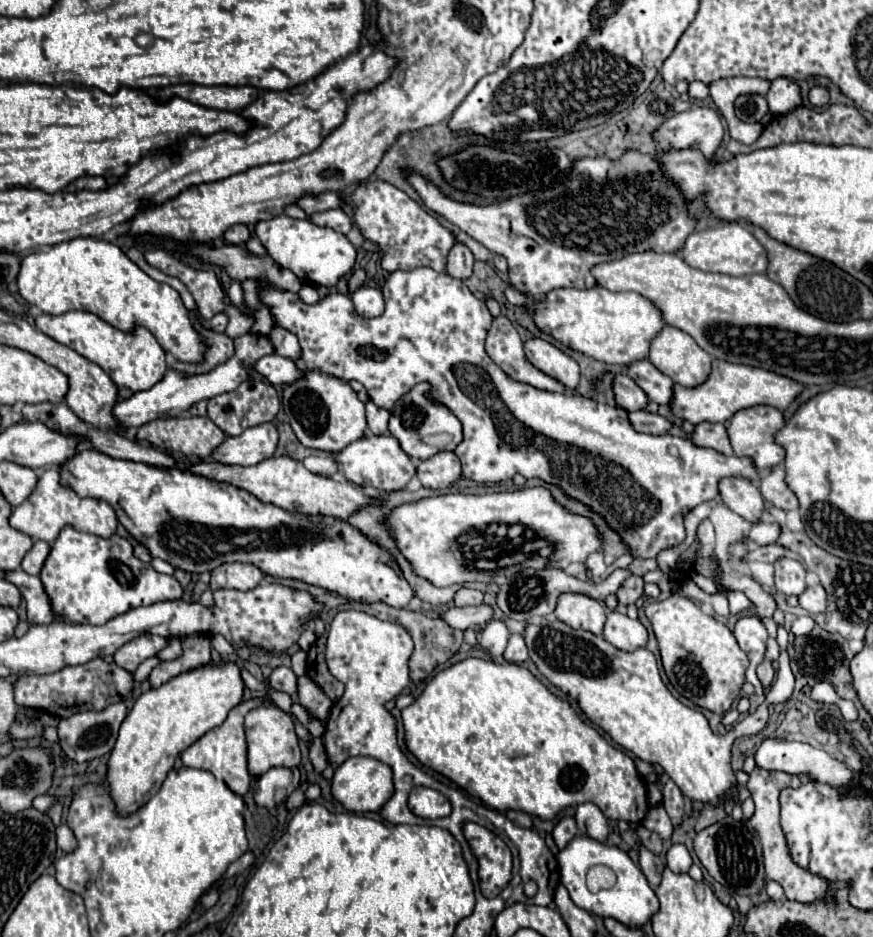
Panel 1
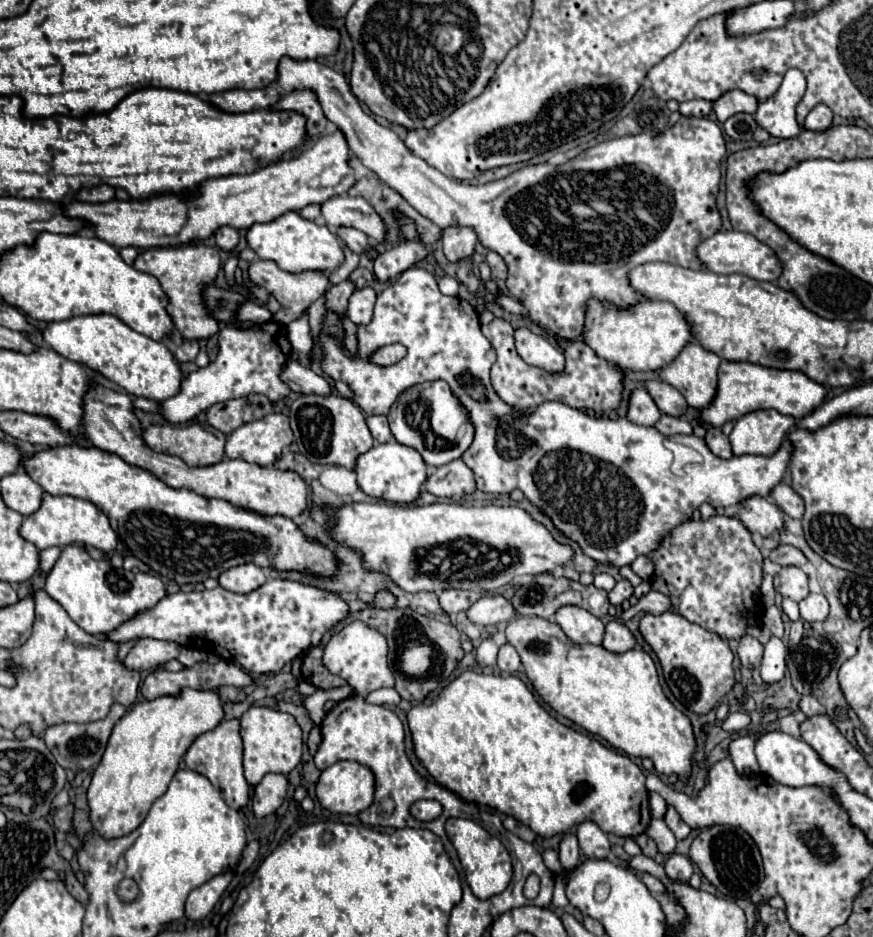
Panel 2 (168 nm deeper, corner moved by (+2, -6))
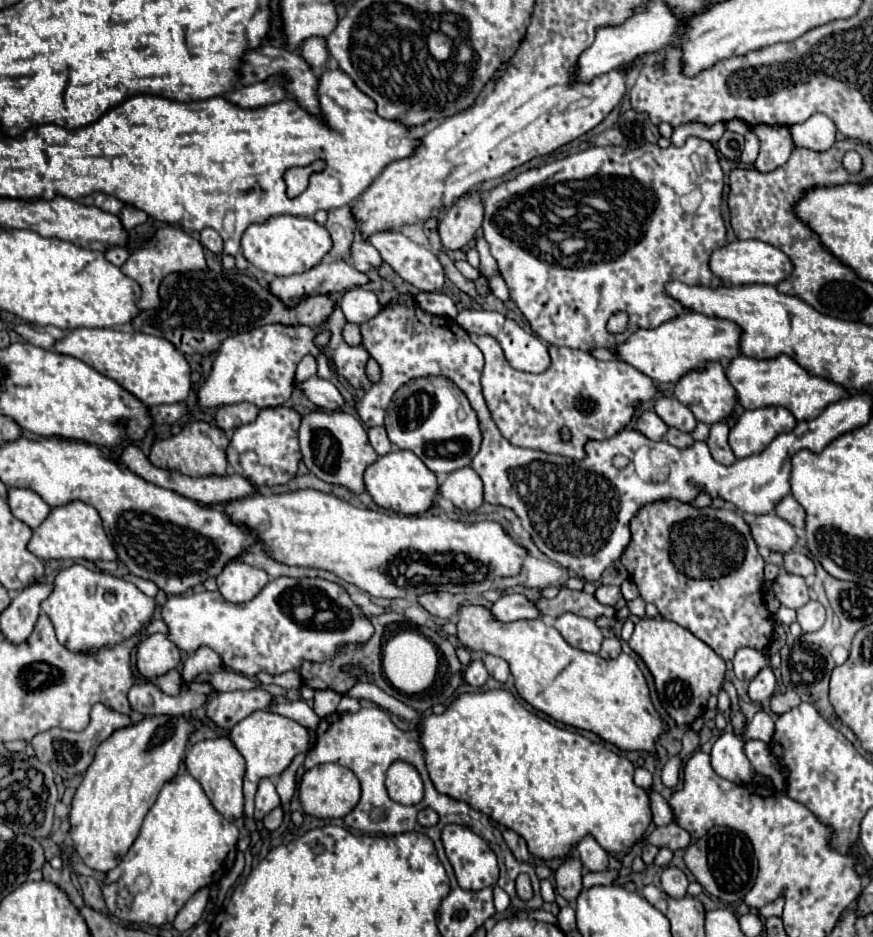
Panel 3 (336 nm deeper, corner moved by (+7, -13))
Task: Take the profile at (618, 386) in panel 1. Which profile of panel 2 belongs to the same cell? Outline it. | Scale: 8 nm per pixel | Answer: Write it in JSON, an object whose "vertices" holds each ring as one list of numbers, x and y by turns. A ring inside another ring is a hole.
{"vertices":[[634,390,630,396,630,408,628,408,628,420,640,426,654,426,660,420,662,412,650,398,646,390]]}

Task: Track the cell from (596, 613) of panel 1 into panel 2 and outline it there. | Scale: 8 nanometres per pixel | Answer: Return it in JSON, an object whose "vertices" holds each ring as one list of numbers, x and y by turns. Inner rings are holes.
{"vertices":[[562,606,556,612,556,624,576,644,602,644,604,624,580,606]]}

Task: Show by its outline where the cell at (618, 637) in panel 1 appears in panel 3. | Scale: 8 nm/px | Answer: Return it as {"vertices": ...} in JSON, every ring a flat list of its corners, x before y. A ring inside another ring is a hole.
{"vertices":[[617,637,605,639,603,645,601,645,601,651,599,651,599,655,603,659,615,659,615,657,619,657,619,653,621,653,621,643,619,643]]}

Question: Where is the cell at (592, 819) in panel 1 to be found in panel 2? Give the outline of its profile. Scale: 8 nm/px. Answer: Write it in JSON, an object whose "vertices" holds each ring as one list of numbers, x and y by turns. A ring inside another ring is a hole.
{"vertices":[[590,820,582,822,578,826,578,842,580,850,586,858,608,858,610,854,610,842,608,836]]}

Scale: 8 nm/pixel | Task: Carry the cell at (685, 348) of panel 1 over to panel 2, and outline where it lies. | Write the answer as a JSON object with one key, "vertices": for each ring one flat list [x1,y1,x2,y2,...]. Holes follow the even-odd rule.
{"vertices":[[690,342,672,364,660,370,660,378,672,384,692,408,704,410,716,396,718,366,720,358,714,352]]}

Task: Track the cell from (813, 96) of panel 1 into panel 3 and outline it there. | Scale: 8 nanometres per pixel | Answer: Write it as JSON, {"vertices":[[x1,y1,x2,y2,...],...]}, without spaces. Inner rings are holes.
{"vertices":[[821,113,811,115,805,123,791,125,791,137,797,147,807,147,813,151,827,151,835,143,835,123]]}

